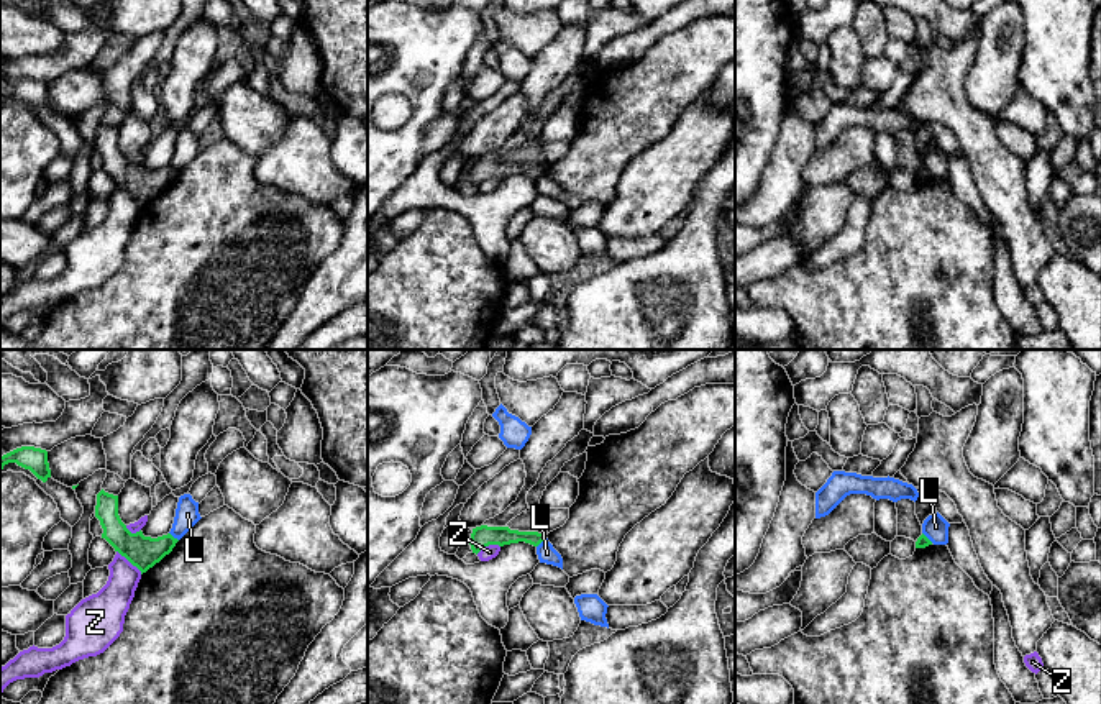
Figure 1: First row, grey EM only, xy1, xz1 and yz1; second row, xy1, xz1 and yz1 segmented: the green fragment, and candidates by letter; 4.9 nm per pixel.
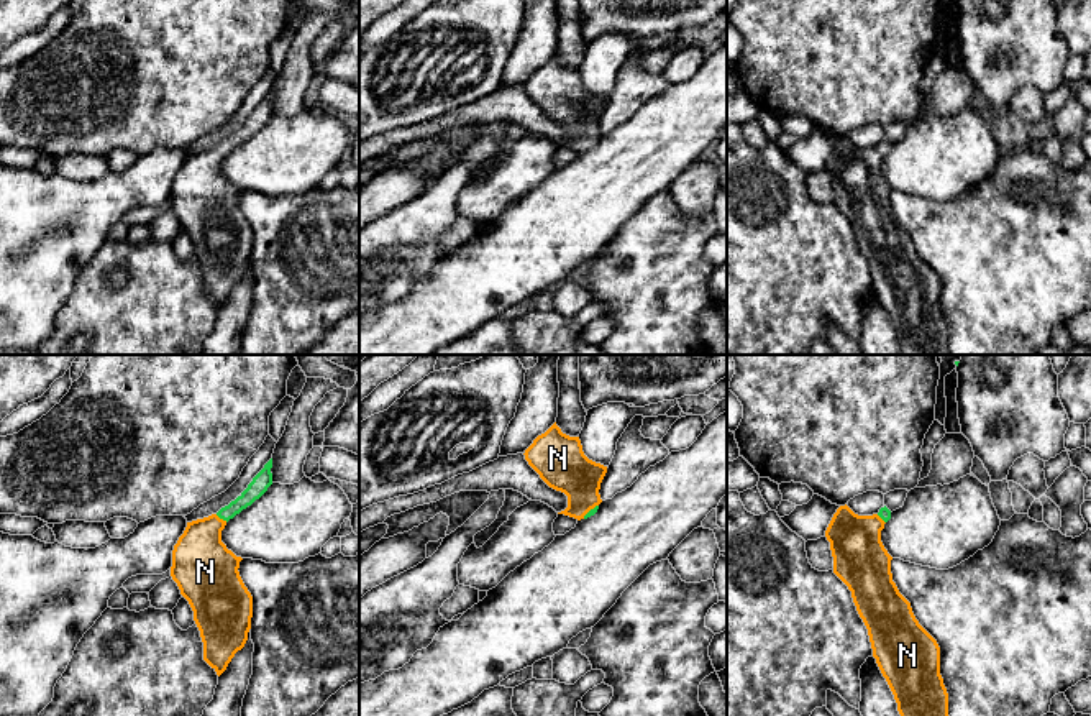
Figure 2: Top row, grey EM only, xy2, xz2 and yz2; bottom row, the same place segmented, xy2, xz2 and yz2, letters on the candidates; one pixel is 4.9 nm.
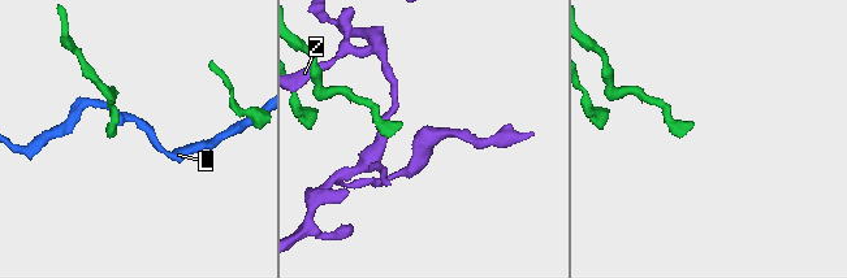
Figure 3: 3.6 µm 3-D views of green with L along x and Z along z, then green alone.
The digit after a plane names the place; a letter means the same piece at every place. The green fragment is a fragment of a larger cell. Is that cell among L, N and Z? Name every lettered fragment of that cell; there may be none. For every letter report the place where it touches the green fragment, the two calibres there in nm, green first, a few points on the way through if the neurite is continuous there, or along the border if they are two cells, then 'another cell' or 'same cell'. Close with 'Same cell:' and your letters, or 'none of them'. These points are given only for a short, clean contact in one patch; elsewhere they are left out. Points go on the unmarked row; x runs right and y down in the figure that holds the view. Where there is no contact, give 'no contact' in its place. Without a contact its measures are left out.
L: contact xz1 (542, 173); calibres 100 and 90 nm; border xz1 (547, 171), (537, 179); another cell
N: contact xy2 (222, 150); calibres 90 and 280 nm; way xy2 (258, 119), (222, 150), (202, 169), (202, 196); same cell
Z: contact xy1 (130, 194); calibres 160 and 180 nm; border xy1 (117, 182), (141, 205); another cell
Same cell: N

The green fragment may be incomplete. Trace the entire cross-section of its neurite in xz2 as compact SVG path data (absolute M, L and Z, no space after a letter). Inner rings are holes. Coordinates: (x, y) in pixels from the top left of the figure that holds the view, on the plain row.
M555 54L523 87L550 120L568 128L568 140L558 146L581 153L597 145L607 99L584 87L579 69L563 66Z

